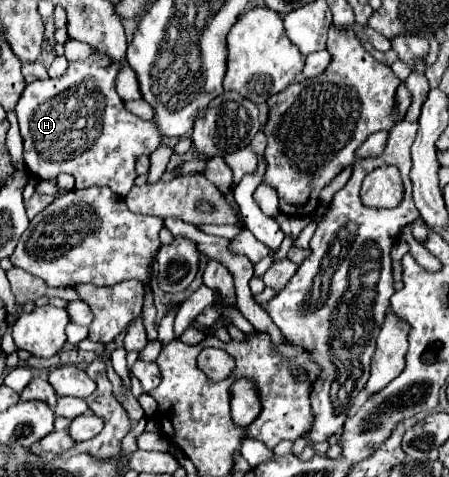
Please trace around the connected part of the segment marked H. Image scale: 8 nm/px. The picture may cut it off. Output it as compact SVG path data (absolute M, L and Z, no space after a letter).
M92 51L86 61L72 61L68 69L58 79L34 81L26 85L18 105L18 125L24 139L24 161L26 167L40 179L56 179L60 173L70 173L76 179L76 189L86 189L92 185L110 187L120 197L134 187L136 169L134 163L140 155L150 155L158 149L162 135L154 121L144 121L124 107L124 101L116 93L116 75L126 65L126 59L114 61L102 51Z

